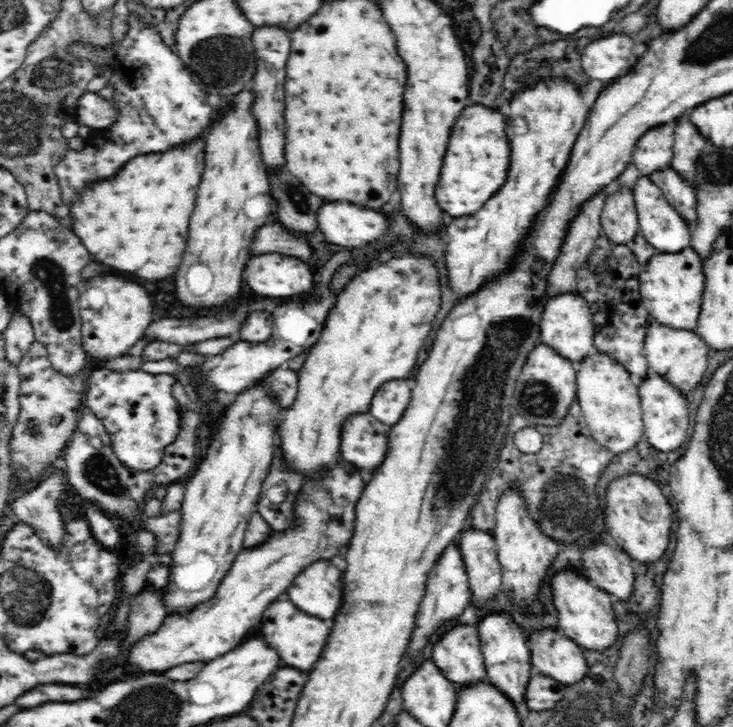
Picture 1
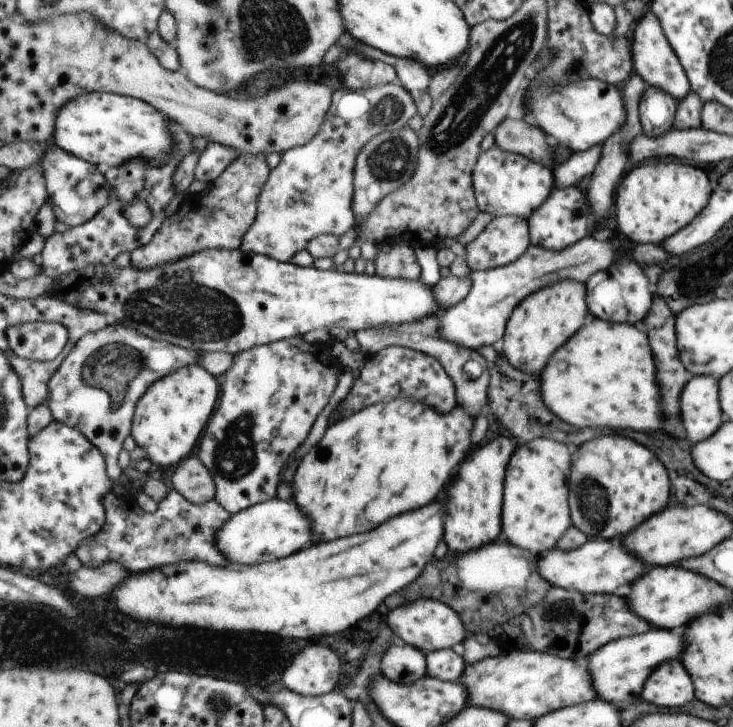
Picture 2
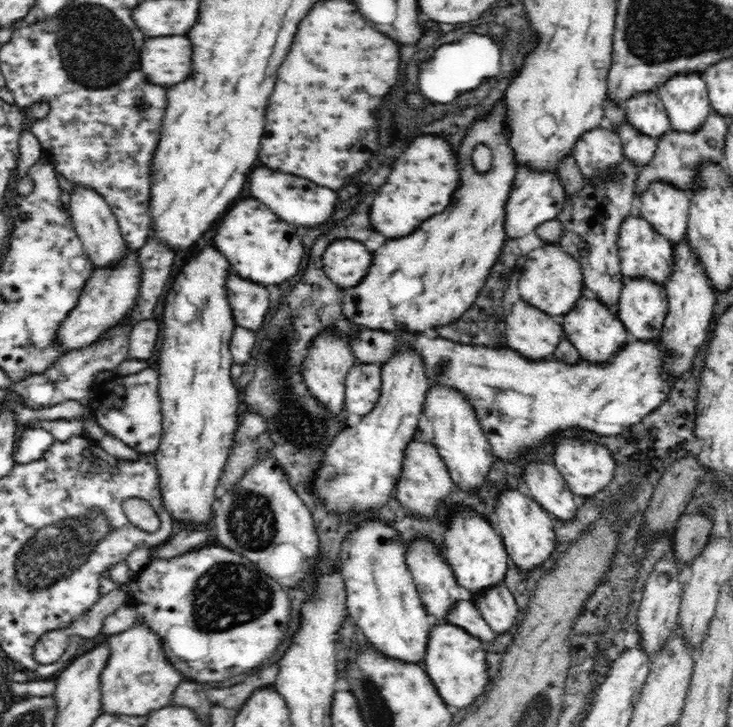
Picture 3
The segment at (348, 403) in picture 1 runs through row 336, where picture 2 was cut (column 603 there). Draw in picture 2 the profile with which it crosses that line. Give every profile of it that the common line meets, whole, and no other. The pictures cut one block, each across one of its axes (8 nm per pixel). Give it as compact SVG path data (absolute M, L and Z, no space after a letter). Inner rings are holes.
M591 318L569 342L552 354L544 372L538 374L539 394L547 410L558 420L567 422L577 428L585 426L603 426L603 428L621 428L621 430L639 430L639 432L655 432L660 434L664 430L665 416L659 416L659 406L662 405L662 394L659 394L660 382L656 360L652 354L650 339L642 327L631 324L617 324L617 322L605 322L599 318Z

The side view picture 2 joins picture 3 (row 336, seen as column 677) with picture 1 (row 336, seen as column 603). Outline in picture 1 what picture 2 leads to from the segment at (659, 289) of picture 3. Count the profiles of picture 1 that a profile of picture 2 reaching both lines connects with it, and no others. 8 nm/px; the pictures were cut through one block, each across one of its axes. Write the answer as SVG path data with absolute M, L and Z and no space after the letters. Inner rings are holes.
M652 318L647 327L647 337L644 342L644 353L649 370L658 373L678 388L679 392L690 392L702 378L705 377L707 369L707 358L709 357L709 346L706 341L695 332L695 330L670 329L664 325L658 325Z

